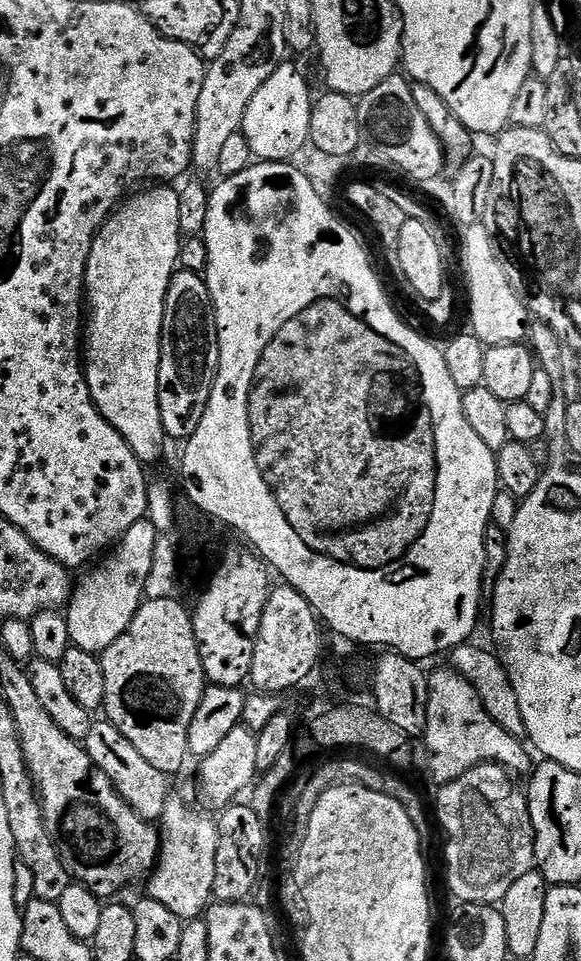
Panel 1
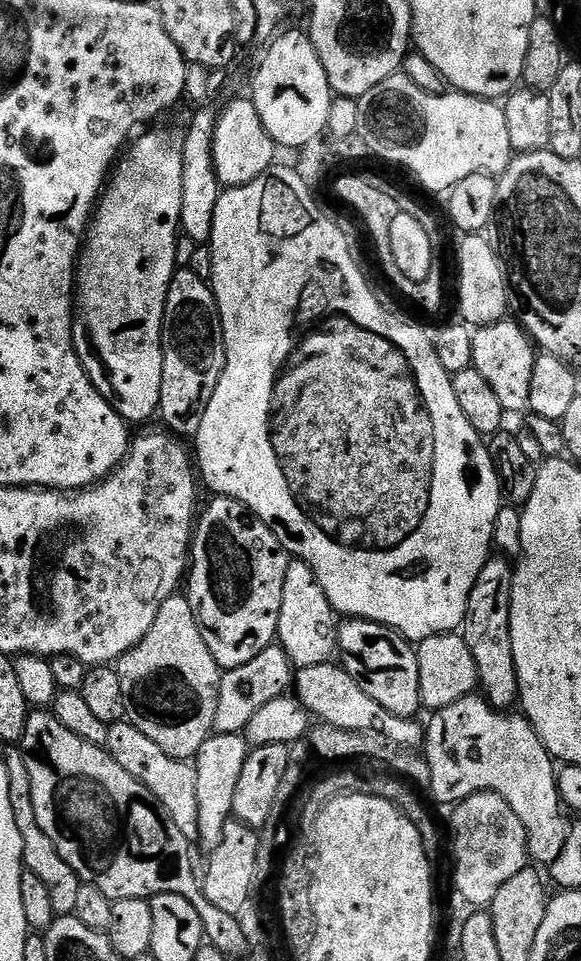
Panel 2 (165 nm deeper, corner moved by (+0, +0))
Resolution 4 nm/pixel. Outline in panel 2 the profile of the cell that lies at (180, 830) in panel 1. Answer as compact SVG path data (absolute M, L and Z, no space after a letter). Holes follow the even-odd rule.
M215 733L202 742L202 750L194 757L196 769L196 786L198 792L198 837L208 850L218 846L222 840L222 830L232 816L234 802L234 786L238 786L238 774L242 774L242 766L246 762L250 745L243 735L234 733Z

